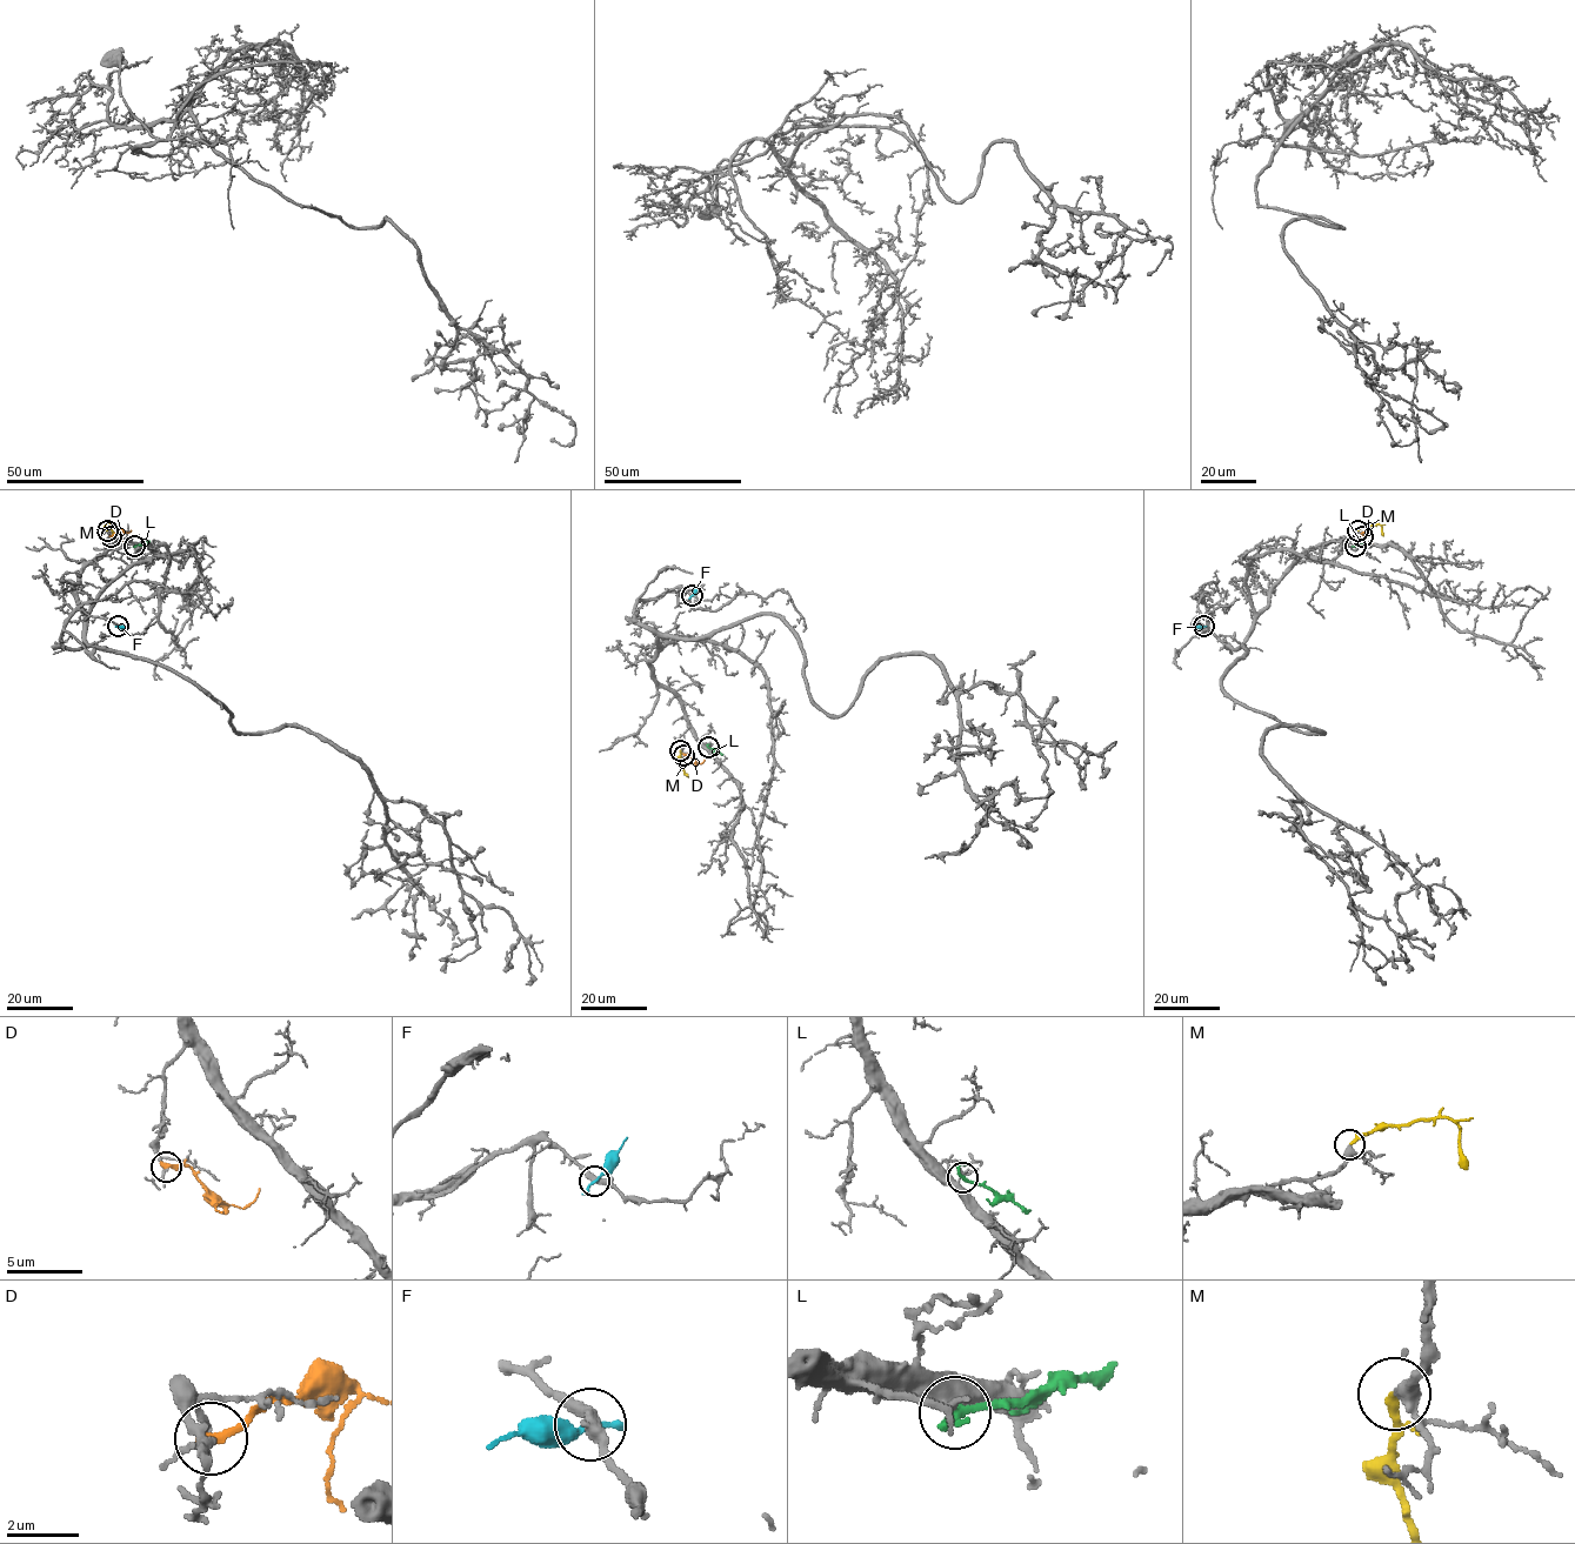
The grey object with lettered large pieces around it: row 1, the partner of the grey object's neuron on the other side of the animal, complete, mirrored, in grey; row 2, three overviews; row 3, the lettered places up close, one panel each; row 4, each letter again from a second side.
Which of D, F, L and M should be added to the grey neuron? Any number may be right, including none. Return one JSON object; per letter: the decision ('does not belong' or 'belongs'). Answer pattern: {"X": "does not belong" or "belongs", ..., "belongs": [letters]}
{"D": "does not belong", "F": "does not belong", "L": "does not belong", "M": "belongs", "belongs": ["M"]}

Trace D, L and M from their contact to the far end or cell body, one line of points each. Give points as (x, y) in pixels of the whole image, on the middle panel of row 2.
D: (685, 755), (699, 763), (703, 759)
L: (708, 747), (723, 754)
M: (680, 750), (687, 775)

